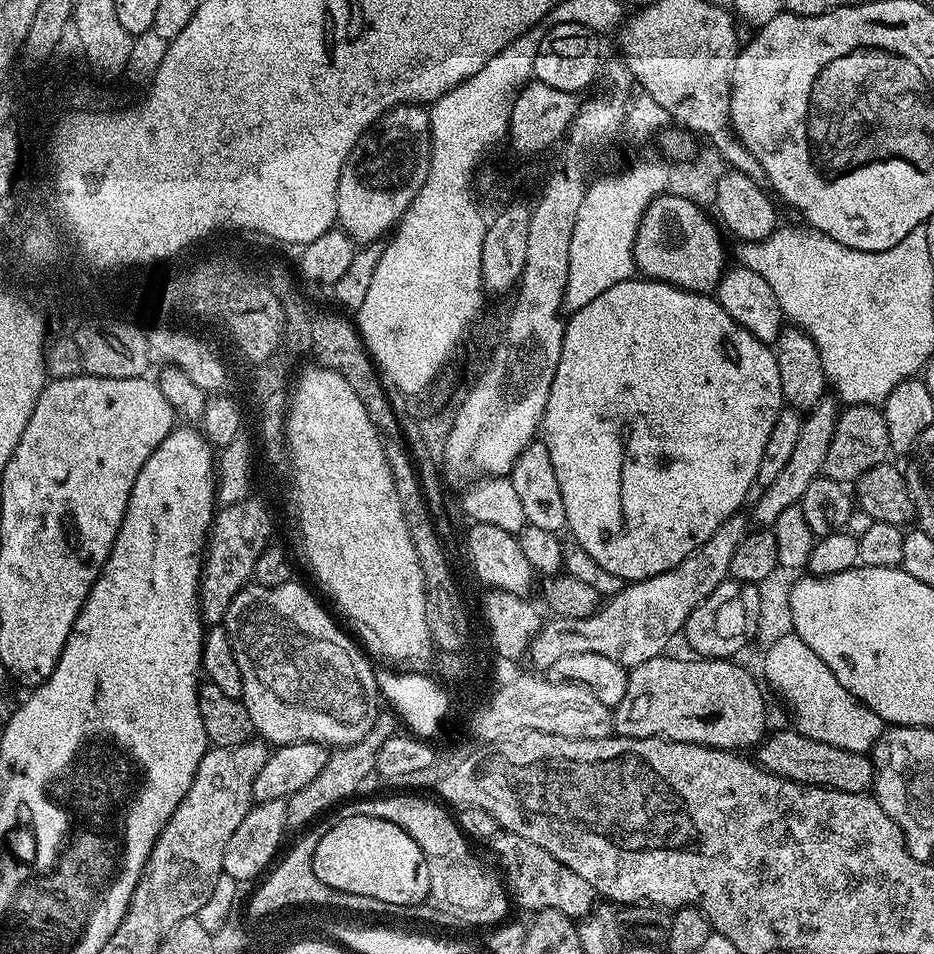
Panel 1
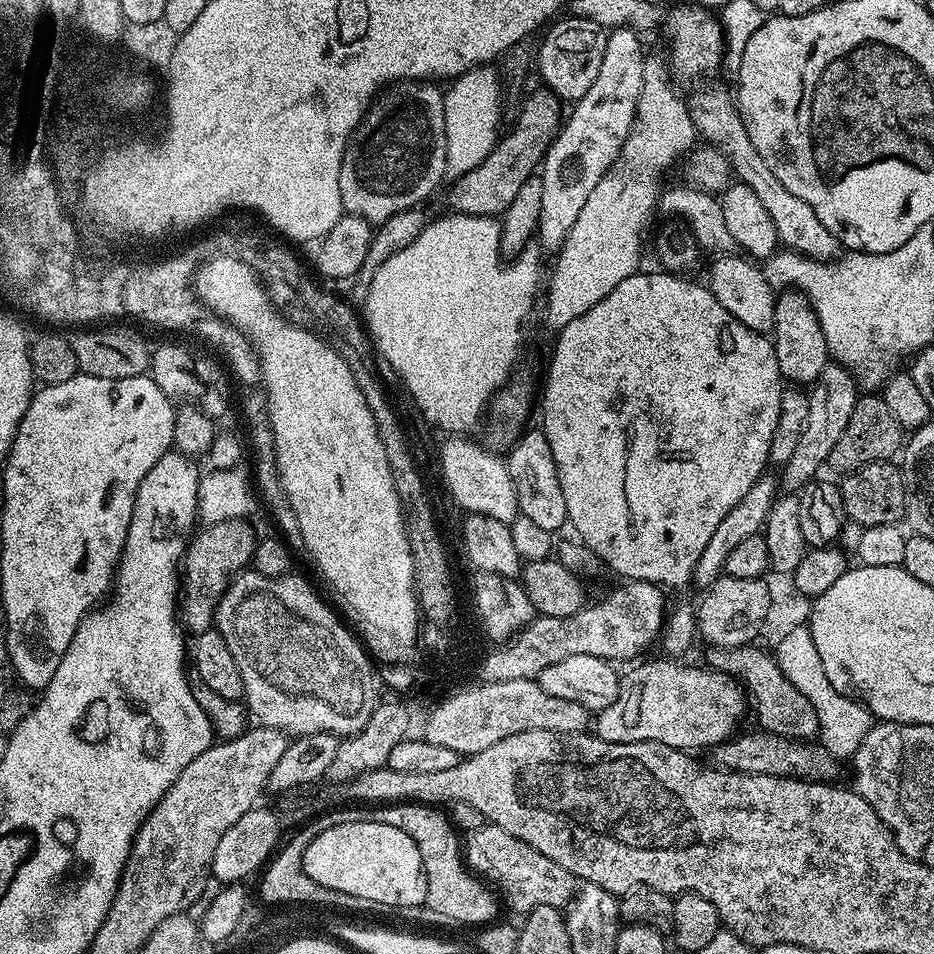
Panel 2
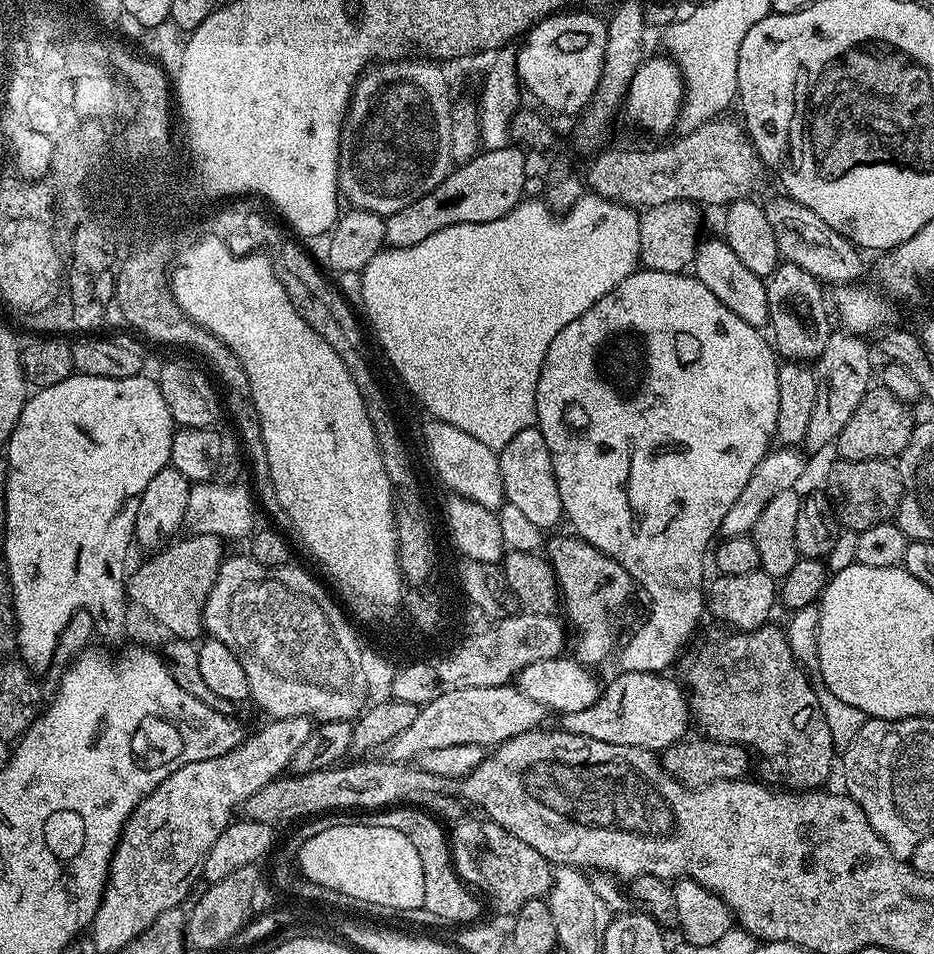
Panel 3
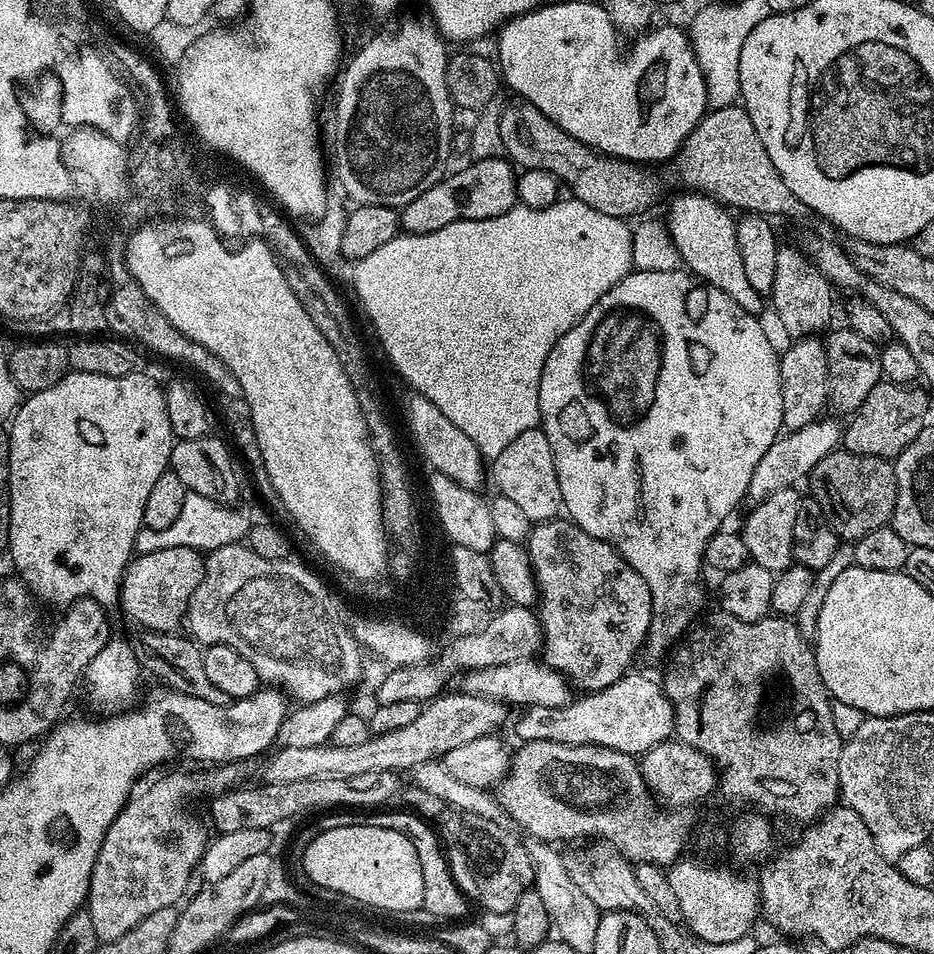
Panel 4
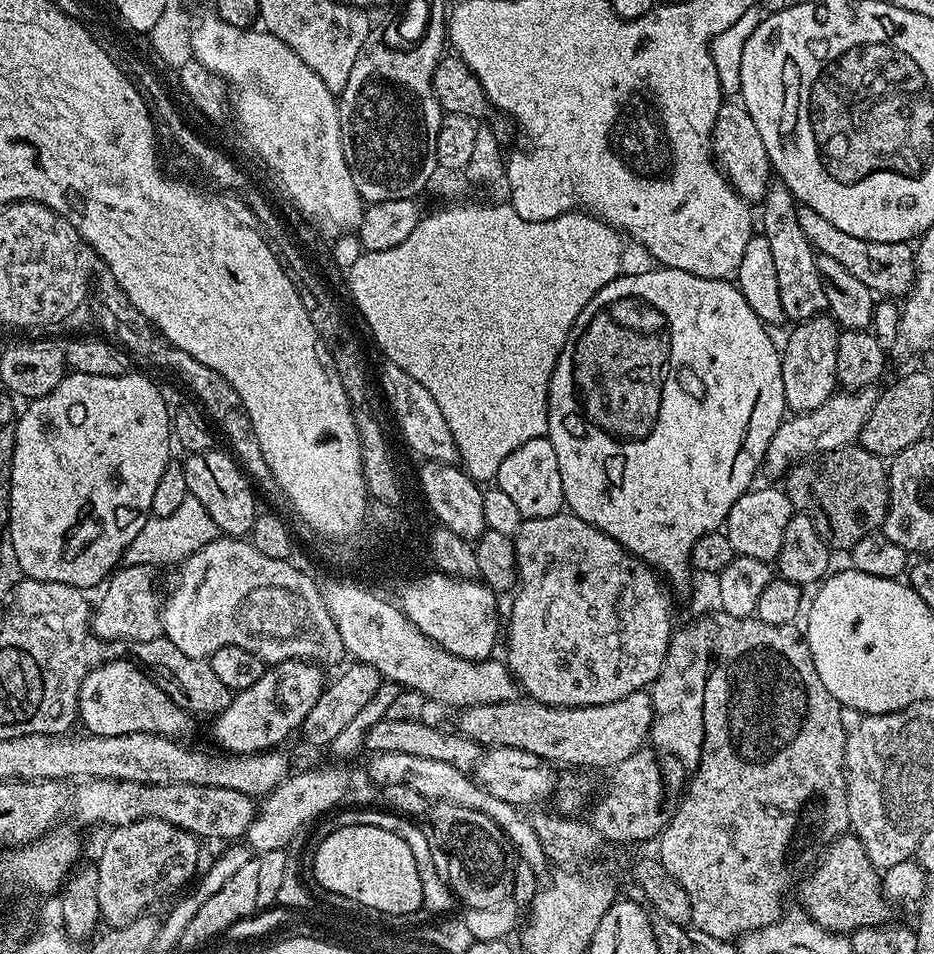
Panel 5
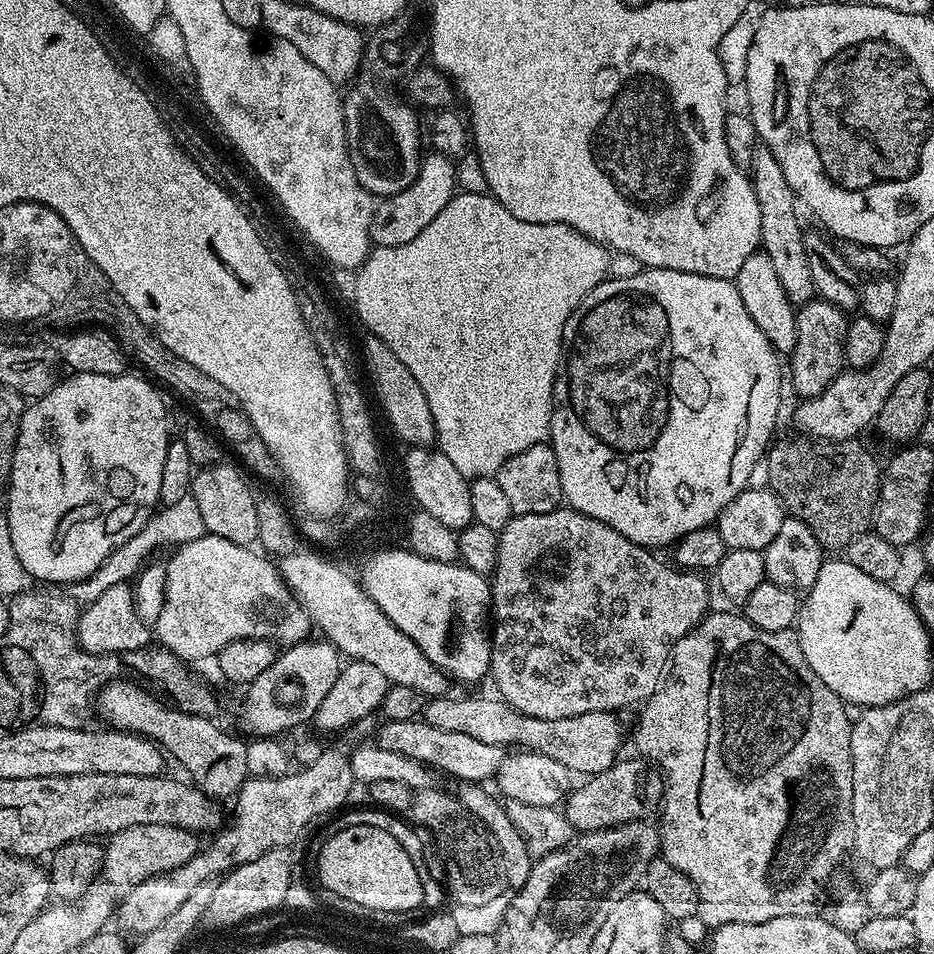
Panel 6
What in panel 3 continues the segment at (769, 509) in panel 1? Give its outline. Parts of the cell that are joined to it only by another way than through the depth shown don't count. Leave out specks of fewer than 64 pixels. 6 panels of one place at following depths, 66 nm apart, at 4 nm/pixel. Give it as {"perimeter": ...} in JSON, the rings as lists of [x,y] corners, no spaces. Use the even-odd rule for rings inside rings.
{"perimeter":[[[846,330],[833,331],[830,342],[826,342],[826,350],[814,361],[814,371],[818,382],[818,402],[814,402],[814,414],[810,418],[810,426],[806,429],[803,447],[809,453],[820,452],[824,447],[835,445],[838,434],[842,434],[842,426],[850,422],[854,410],[866,398],[868,389],[874,384],[874,368],[872,372],[872,356],[870,344],[861,335],[851,334]]]}

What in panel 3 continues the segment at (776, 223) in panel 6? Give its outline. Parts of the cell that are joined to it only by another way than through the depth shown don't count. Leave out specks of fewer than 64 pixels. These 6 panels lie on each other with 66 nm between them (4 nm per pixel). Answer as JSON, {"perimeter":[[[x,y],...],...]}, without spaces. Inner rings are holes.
{"perimeter":[[[787,262],[776,265],[767,285],[768,323],[775,351],[788,362],[816,361],[822,350],[826,350],[826,342],[830,342],[834,331],[834,325],[828,321],[830,304],[824,301],[825,285],[802,270],[802,266]]]}

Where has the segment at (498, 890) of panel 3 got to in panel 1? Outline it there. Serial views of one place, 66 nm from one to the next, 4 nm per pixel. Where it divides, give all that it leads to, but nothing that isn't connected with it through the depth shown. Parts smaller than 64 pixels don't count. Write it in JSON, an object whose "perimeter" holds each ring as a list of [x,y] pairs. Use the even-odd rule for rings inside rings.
{"perimeter":[[[497,831],[490,841],[492,852],[500,863],[503,883],[510,893],[511,899],[520,908],[529,908],[535,914],[546,910],[558,910],[573,918],[583,918],[598,904],[598,893],[582,878],[582,874],[574,874],[570,866],[558,862],[542,846],[534,846],[534,842],[526,842],[517,832]]]}

